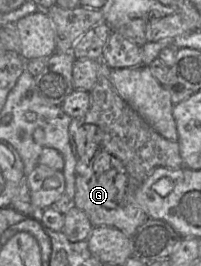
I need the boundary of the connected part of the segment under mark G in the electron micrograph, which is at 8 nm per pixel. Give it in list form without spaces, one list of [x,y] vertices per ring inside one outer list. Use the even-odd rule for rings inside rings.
[[[100,62],[97,81],[89,91],[89,109],[82,117],[73,118],[69,126],[70,143],[77,159],[73,202],[75,208],[82,210],[87,215],[93,227],[113,227],[131,237],[136,229],[148,219],[137,201],[137,191],[142,182],[156,168],[179,169],[184,165],[178,142],[162,137],[120,97],[110,81],[111,70],[106,64]],[[85,124],[95,125],[103,131],[103,139],[99,145],[100,150],[92,159],[88,158],[88,151],[86,150],[87,130],[83,127]]]

